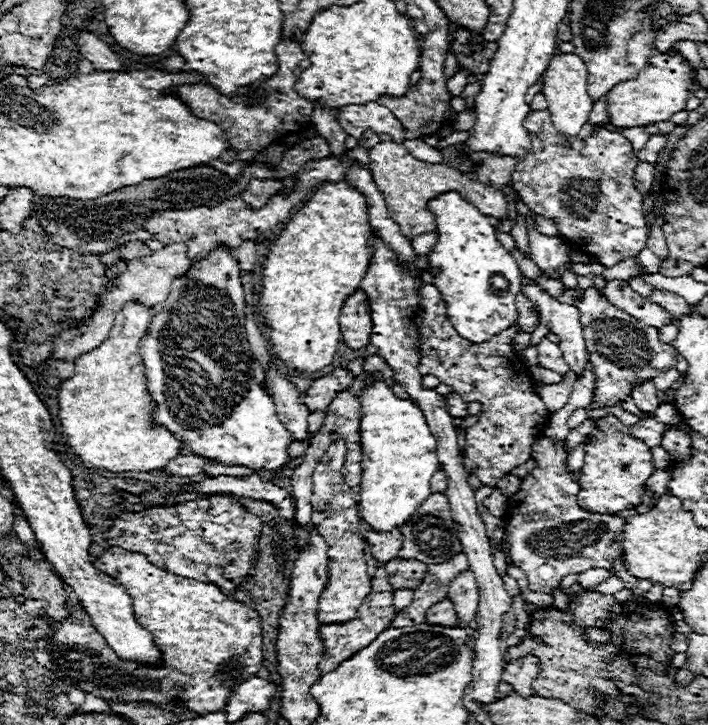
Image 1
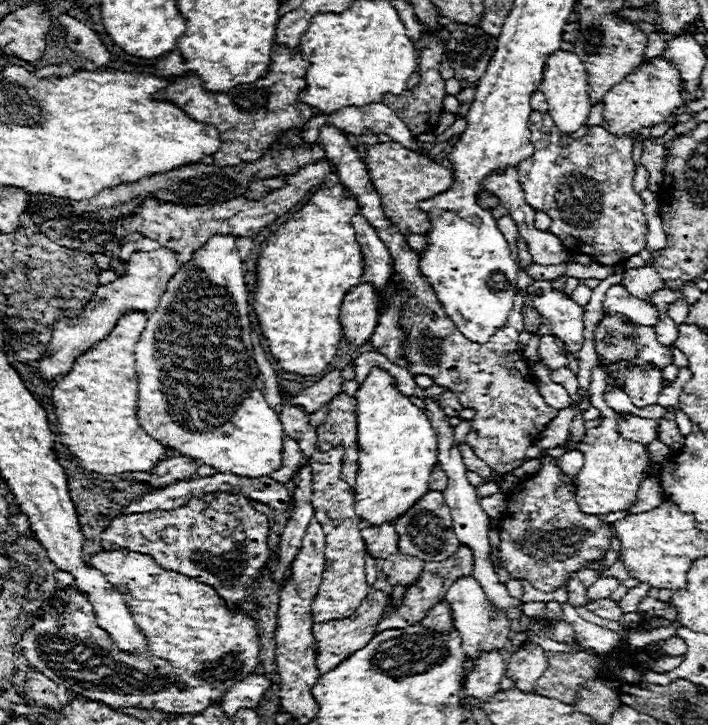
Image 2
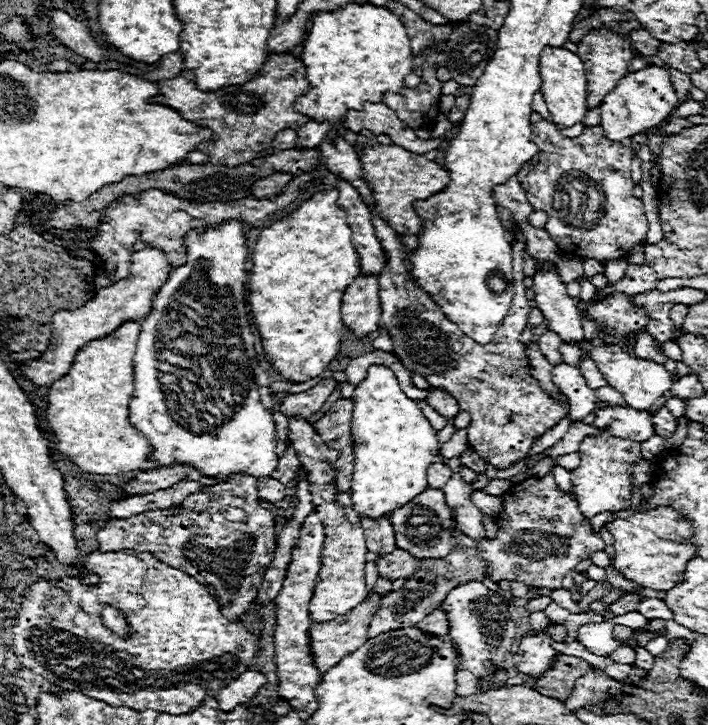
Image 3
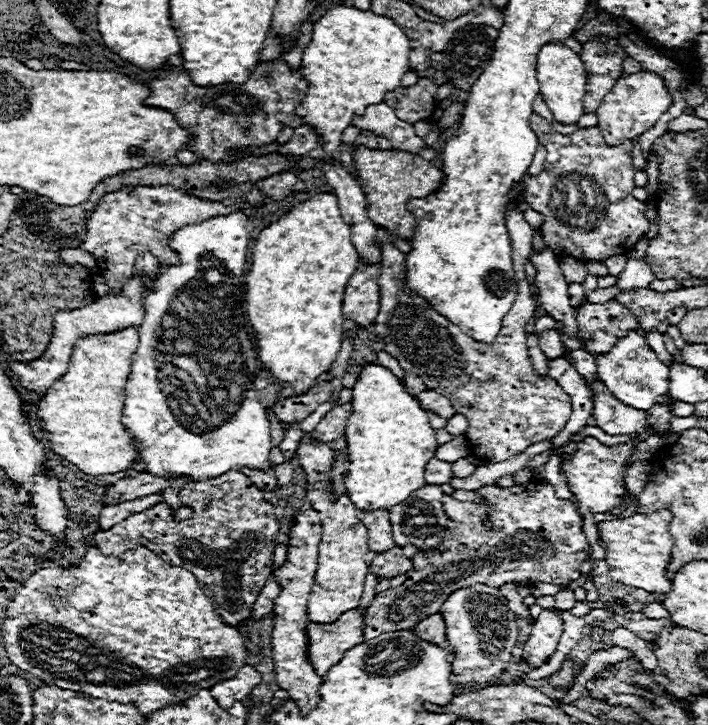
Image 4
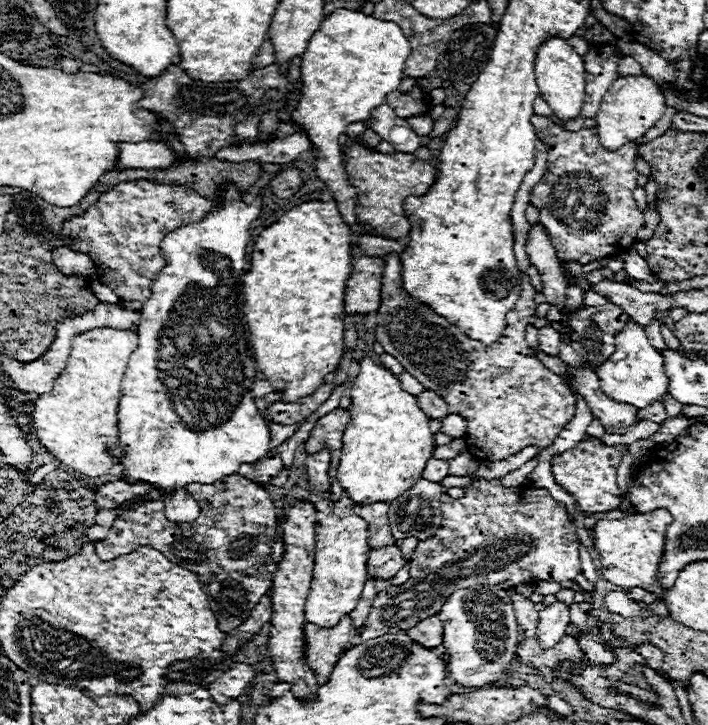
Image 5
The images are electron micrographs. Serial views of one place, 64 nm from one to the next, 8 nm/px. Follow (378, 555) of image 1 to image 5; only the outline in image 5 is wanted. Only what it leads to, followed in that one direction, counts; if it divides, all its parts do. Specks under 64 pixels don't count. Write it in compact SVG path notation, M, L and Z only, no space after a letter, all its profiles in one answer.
M354 504L354 512L368 522L368 544L370 548L380 548L386 544L394 544L394 536L388 524L388 504Z

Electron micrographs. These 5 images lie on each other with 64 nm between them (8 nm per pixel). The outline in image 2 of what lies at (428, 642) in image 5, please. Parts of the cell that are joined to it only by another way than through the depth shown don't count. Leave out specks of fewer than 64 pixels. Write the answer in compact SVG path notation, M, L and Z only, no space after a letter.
M444 600L438 602L426 614L426 618L422 620L422 626L430 628L430 630L436 630L436 632L450 632L454 628L454 622L452 622L452 612L450 612L448 604Z

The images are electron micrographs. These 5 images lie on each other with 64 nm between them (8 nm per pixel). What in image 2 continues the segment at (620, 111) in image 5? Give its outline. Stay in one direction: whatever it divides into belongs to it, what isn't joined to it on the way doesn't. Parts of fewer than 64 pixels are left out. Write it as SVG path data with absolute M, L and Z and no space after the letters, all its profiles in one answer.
M654 58L654 62L640 66L636 72L628 74L620 84L616 84L602 98L602 104L604 128L614 136L630 136L640 128L652 128L678 106L684 106L684 98L680 98L680 72L662 58Z

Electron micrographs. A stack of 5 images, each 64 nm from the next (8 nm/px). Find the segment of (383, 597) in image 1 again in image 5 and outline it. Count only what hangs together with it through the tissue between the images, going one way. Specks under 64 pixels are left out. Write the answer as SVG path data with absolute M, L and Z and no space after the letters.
M344 616L334 628L318 628L314 624L304 626L304 660L314 670L316 676L330 676L334 664L340 658L342 648L346 648L358 630L352 628L350 616Z

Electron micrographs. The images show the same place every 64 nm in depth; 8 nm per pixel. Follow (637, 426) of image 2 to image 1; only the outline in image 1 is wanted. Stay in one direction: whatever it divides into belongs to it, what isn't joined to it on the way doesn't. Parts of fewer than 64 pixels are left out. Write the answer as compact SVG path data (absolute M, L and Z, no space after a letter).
M640 418L638 424L630 426L628 428L628 434L636 440L642 440L648 448L652 446L658 446L660 440L662 440L662 434L668 426L662 424L662 422L656 422L654 418Z

